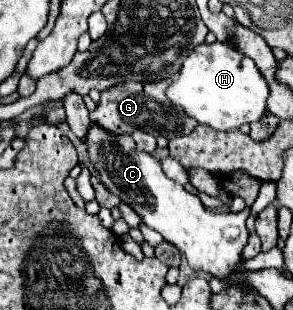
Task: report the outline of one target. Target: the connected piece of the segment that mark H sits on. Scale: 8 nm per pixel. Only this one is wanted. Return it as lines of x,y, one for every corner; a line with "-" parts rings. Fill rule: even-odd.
215,41
211,45
201,43
193,47
165,95
173,101
173,105
181,107
185,115
197,119
201,125
209,125
217,131
229,131
263,117
269,87
249,57
237,53
227,43

